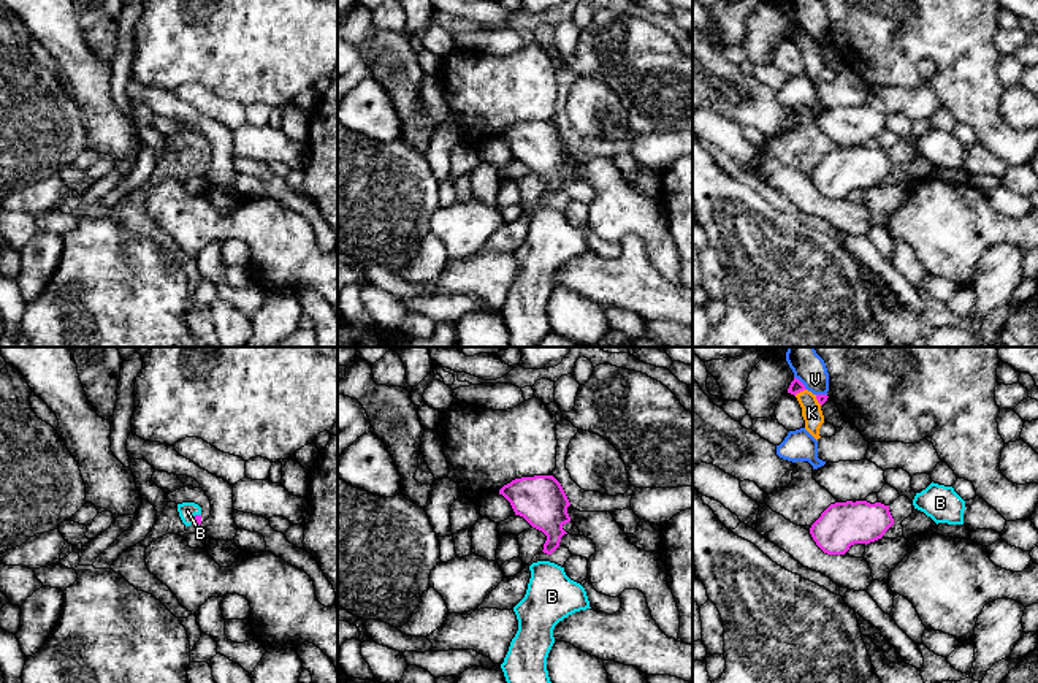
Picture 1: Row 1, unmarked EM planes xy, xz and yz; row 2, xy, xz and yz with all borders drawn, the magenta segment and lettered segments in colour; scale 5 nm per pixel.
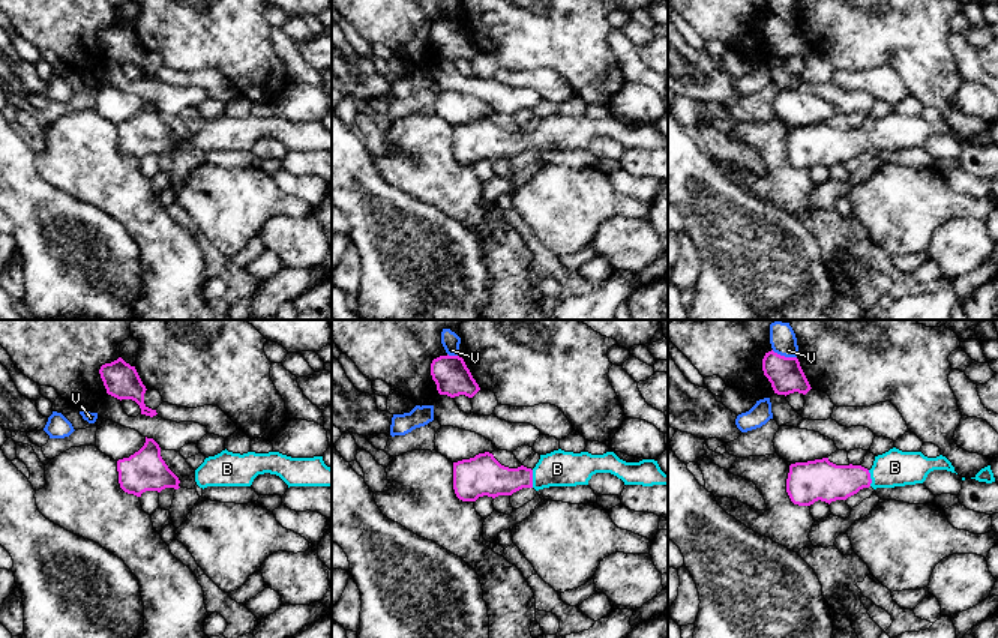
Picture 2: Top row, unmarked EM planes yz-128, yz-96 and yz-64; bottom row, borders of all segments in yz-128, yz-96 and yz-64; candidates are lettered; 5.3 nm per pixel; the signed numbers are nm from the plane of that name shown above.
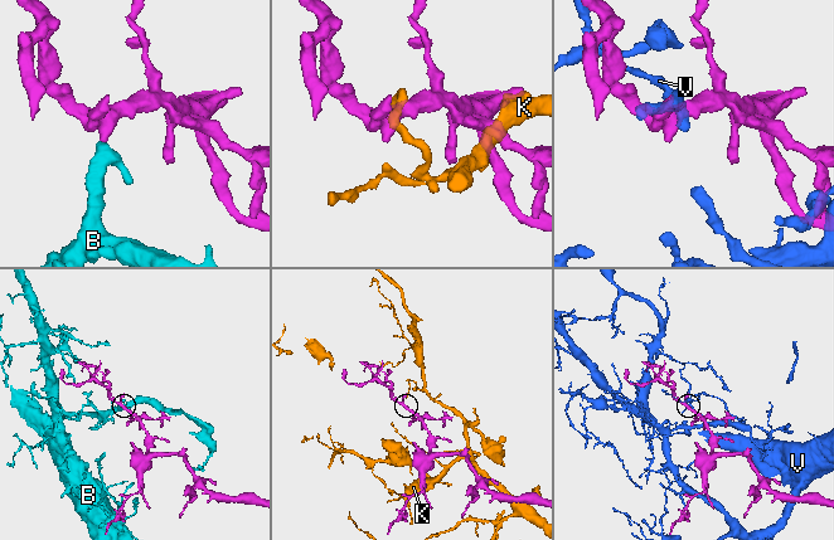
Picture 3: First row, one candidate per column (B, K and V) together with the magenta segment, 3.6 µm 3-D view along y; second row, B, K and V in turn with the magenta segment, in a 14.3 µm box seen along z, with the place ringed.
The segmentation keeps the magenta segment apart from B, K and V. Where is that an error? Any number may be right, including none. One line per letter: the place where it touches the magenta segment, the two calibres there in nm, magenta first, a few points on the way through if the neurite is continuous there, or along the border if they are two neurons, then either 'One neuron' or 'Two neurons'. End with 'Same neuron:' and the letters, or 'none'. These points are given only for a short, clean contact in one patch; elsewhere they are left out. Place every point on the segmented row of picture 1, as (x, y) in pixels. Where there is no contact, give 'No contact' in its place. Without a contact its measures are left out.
B: Touches magenta at xy (195, 517). Thickness 30 nm (magenta) against 90 nm. Path across: xy (197, 517), (195, 517), (187, 511). One neuron
K: Touches magenta at yz (799, 392). Thickness 70 nm (magenta) against 100 nm. Boundary: yz (805, 389), (794, 395). Two neurons
V: Touches magenta at yz (801, 382). Thickness 70 nm (magenta) against 160 nm. Boundary: yz (794, 376), (807, 389). Two neurons
Same neuron: B

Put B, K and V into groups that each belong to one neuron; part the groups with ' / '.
B / K / V

